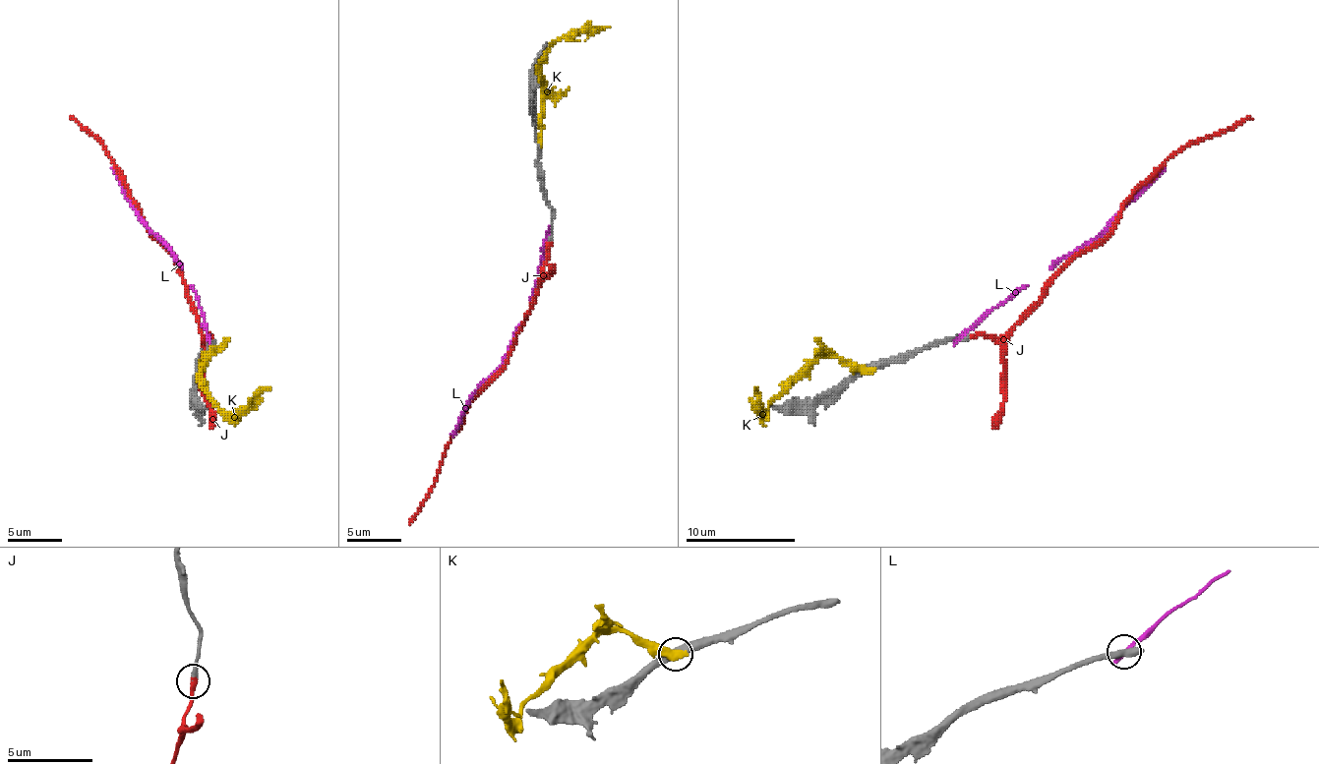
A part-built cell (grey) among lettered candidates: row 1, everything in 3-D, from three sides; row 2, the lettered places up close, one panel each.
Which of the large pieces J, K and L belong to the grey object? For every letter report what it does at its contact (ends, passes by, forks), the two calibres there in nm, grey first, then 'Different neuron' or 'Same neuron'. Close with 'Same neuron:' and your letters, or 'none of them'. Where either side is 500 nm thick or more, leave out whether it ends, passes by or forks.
J: It ends there. Thickness 340 nm (grey) against 320 nm. Same neuron
K: It ends there. Thickness 360 nm (grey) against 400 nm. Different neuron
L: It ends there. Thickness 420 nm (grey) against 220 nm. Different neuron
Same neuron: J

